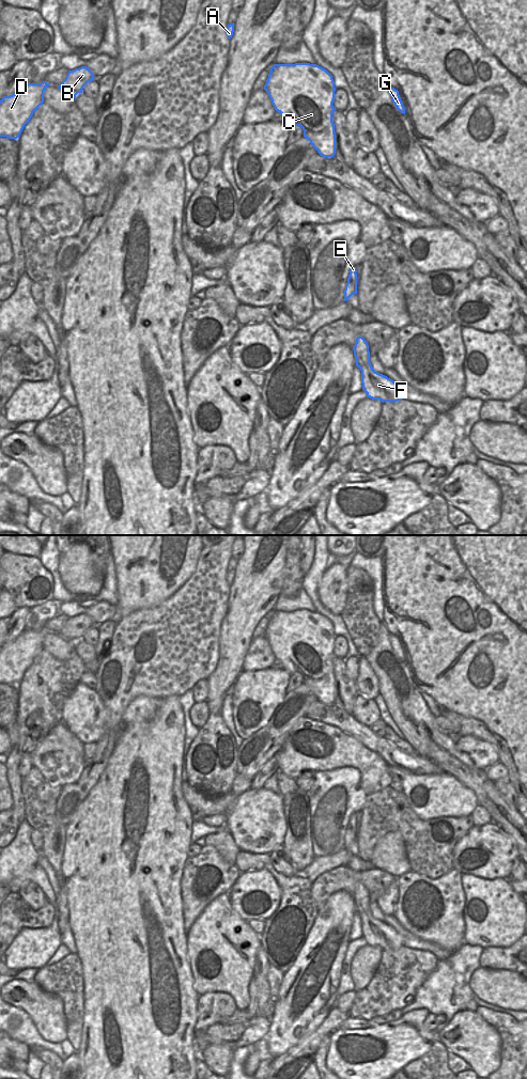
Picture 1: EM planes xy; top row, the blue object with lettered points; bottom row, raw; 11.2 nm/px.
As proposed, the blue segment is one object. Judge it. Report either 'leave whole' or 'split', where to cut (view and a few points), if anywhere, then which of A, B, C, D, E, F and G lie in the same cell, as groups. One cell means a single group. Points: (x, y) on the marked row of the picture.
leave whole | no cut | A B C D E F G

